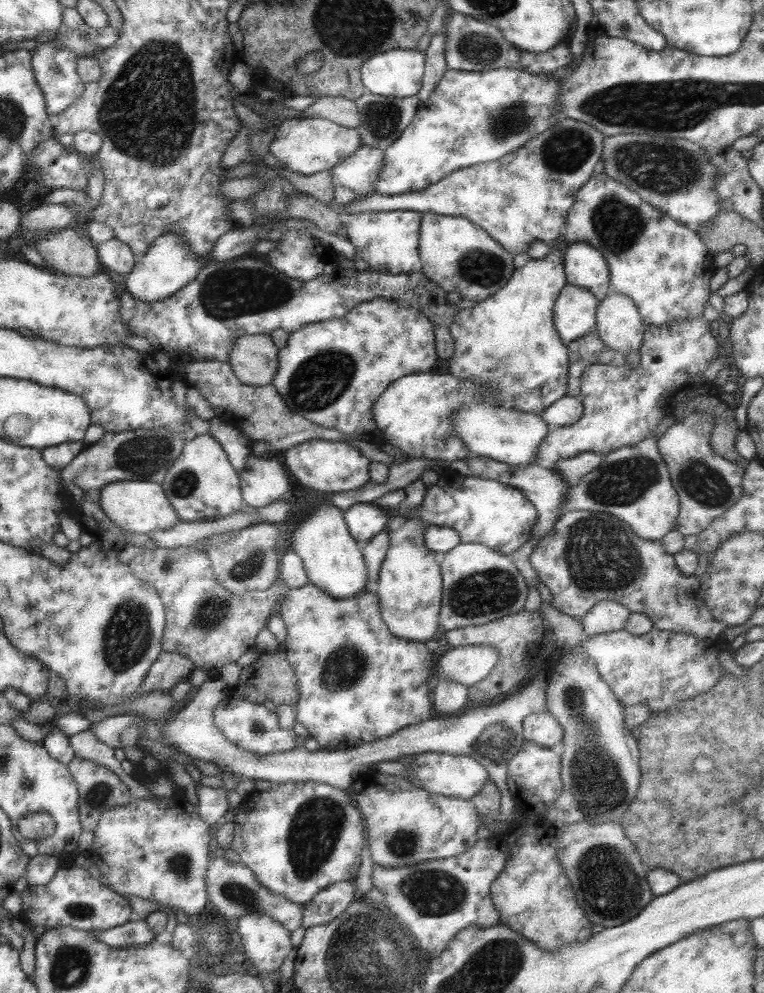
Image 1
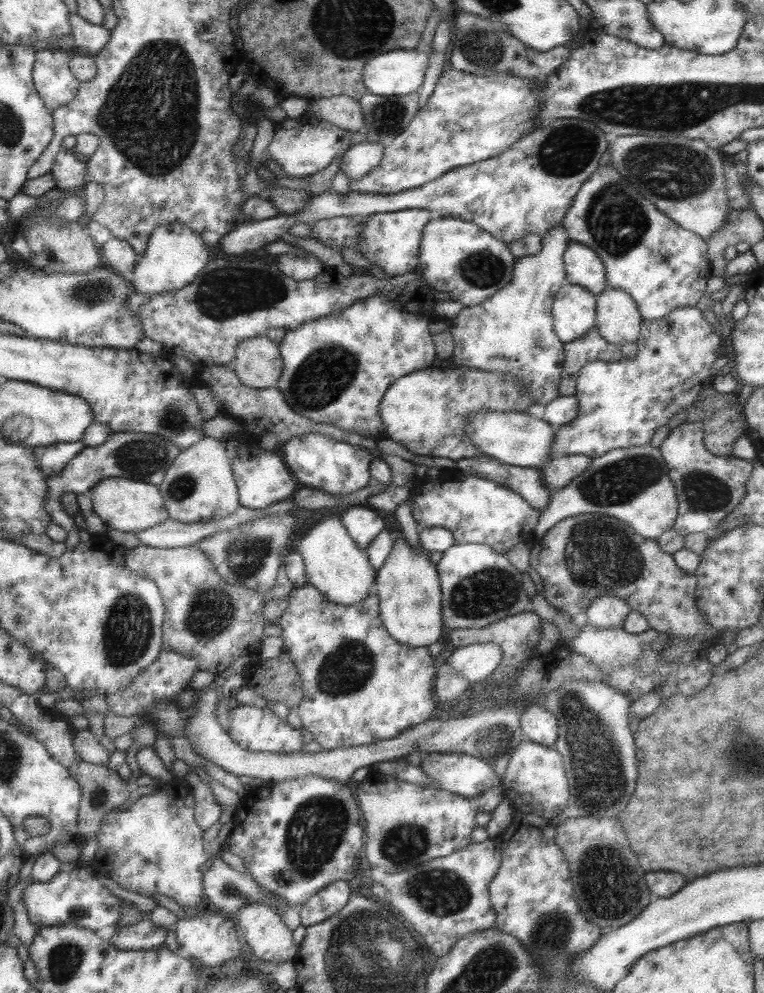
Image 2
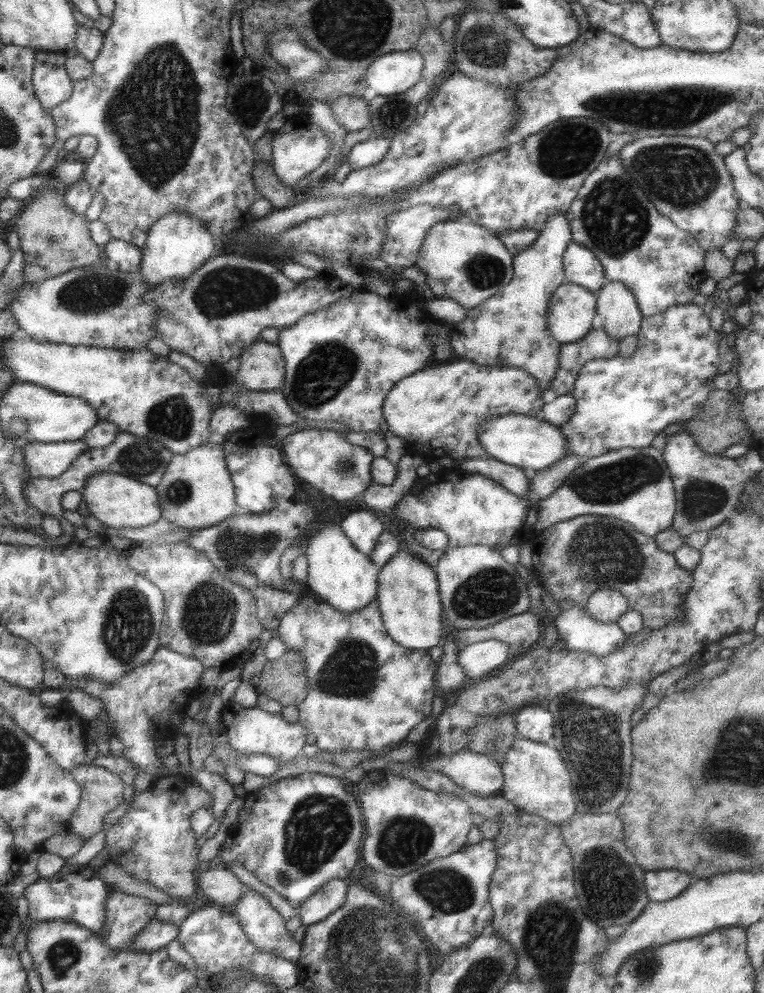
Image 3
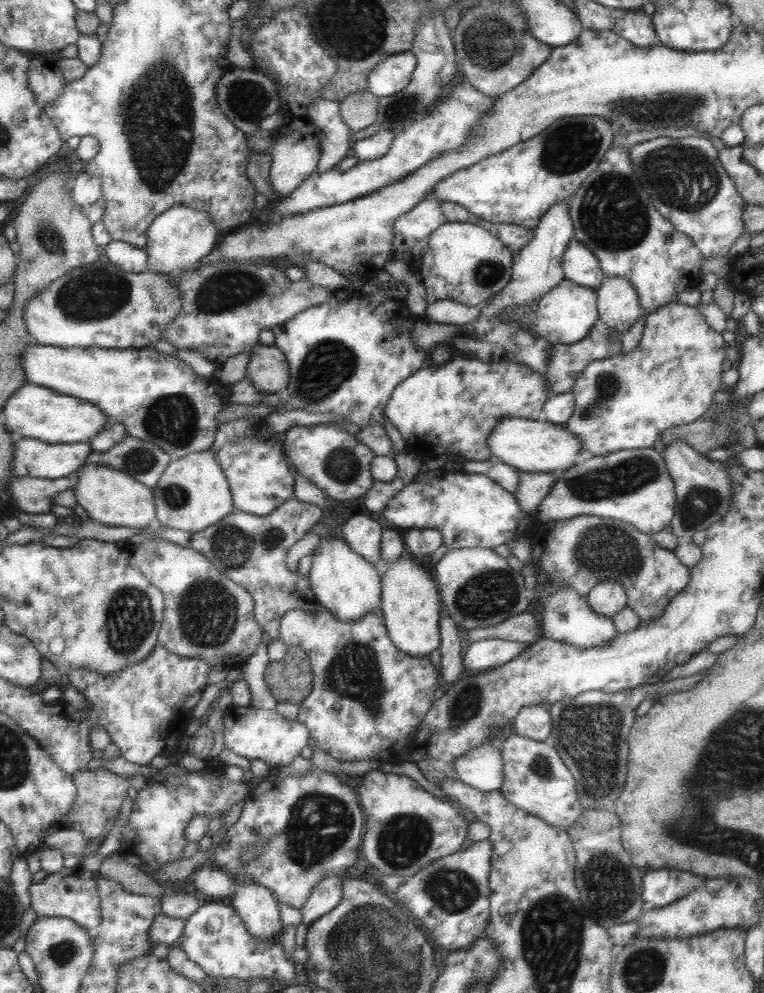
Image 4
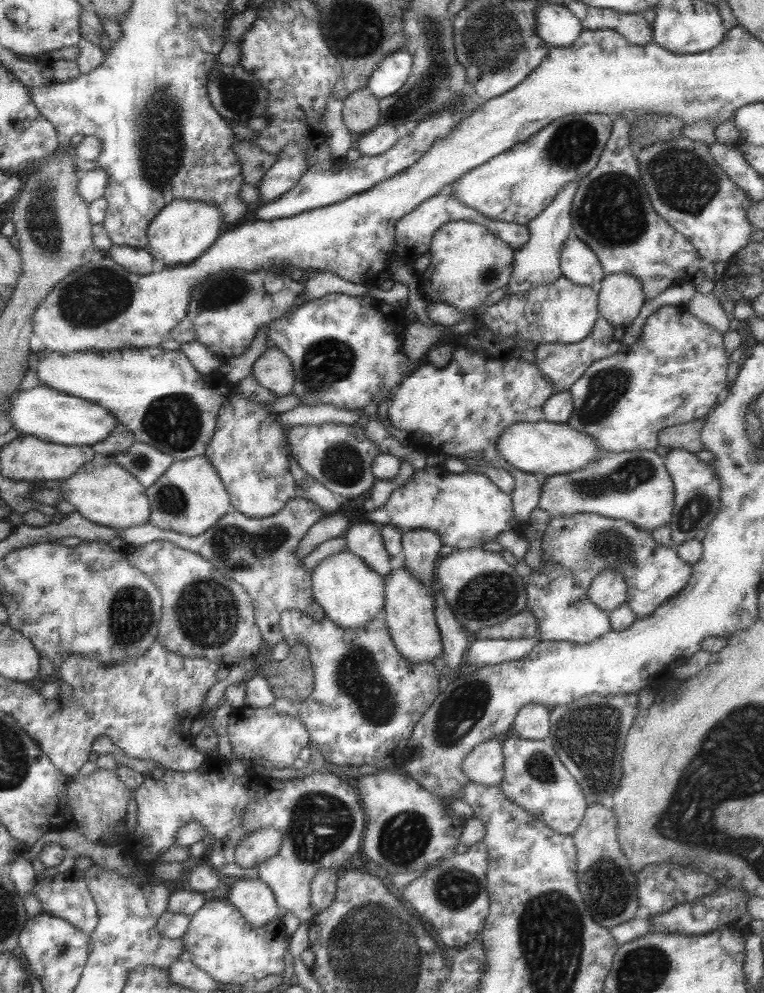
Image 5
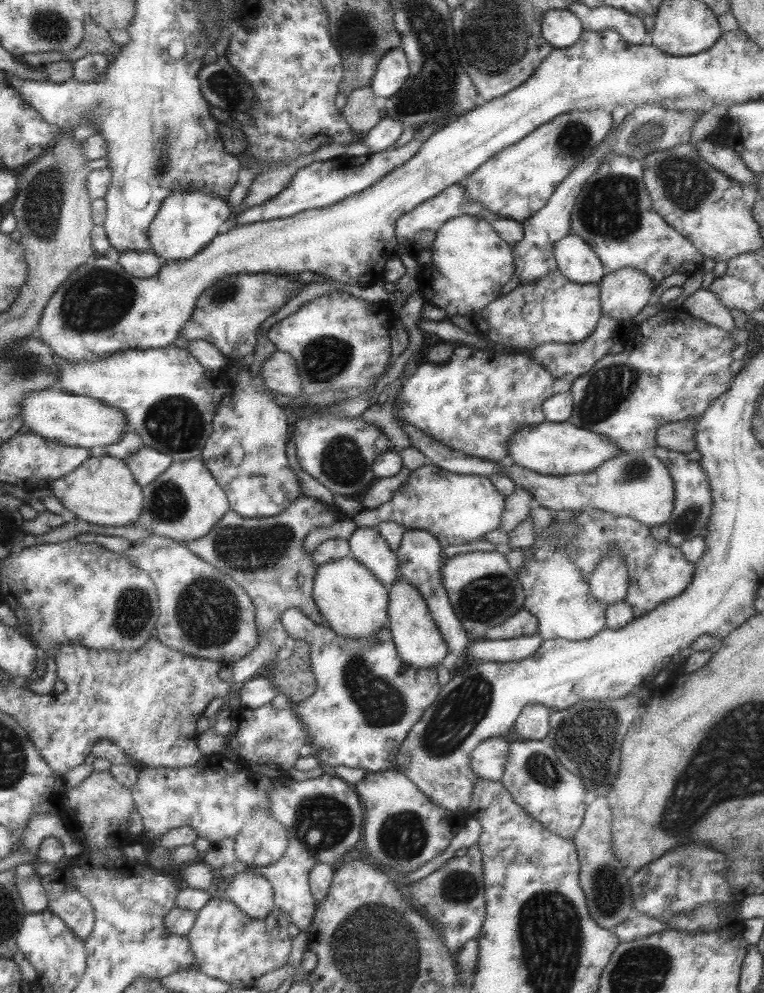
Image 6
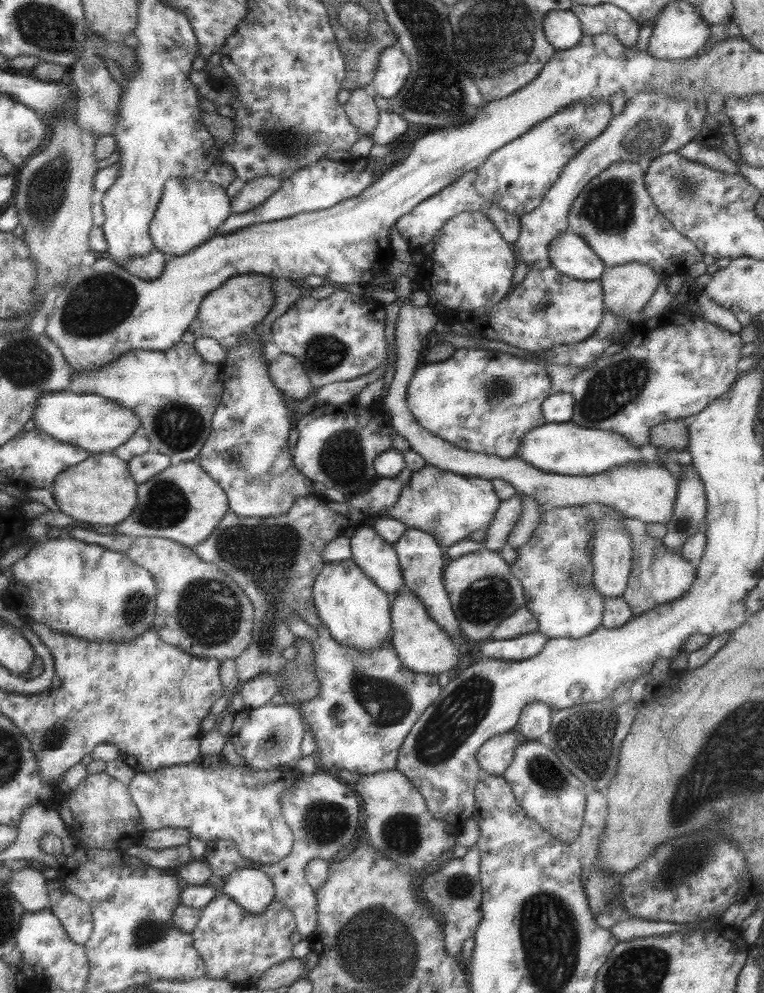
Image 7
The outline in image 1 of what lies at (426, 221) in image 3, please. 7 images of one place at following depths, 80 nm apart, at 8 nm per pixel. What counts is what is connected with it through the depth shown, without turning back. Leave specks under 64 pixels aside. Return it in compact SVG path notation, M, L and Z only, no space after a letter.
M409 210L359 212L344 217L346 238L355 249L355 258L366 262L370 270L383 275L421 271L417 246L420 222L421 214Z

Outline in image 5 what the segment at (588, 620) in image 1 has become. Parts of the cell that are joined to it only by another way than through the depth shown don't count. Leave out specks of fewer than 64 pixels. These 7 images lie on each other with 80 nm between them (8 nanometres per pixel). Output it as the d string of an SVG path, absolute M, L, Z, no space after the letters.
M614 570L601 571L591 579L586 590L587 598L599 610L611 612L624 604L627 589L623 577Z

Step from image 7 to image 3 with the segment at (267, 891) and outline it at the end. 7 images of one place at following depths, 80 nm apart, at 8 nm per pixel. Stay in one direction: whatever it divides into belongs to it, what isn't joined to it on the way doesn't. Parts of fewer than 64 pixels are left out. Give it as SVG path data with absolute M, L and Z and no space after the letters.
M248 891L234 904L235 918L239 921L247 940L259 951L297 962L300 953L300 943L295 942L283 924L283 917L258 892Z

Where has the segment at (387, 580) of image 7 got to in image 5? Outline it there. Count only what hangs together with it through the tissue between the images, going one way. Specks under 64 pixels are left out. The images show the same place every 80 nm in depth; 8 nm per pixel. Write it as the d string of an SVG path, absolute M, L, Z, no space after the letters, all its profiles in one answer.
M367 521L353 522L341 537L347 551L358 556L383 578L388 575L390 557L383 546L377 525Z

